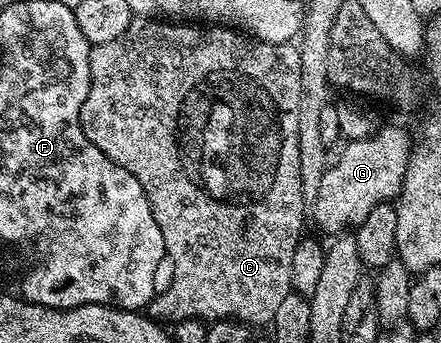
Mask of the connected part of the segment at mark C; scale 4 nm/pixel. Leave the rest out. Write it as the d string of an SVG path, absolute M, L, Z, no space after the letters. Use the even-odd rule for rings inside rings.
M135 16L130 22L130 26L124 31L124 35L120 35L116 39L112 39L108 43L100 43L99 45L90 46L90 58L88 59L88 67L90 68L90 86L88 87L88 95L84 98L84 107L80 107L80 123L82 124L84 135L92 142L107 159L112 163L118 164L126 171L130 171L132 175L139 180L142 185L147 201L150 205L150 211L154 215L154 220L162 239L164 239L164 247L166 248L165 256L172 259L172 264L176 267L176 275L172 275L172 289L164 291L160 295L154 296L148 306L149 316L153 317L155 321L164 323L170 317L170 309L174 309L174 305L178 305L178 309L190 309L190 313L196 314L196 319L207 323L215 321L240 321L244 325L257 327L257 325L264 325L264 327L271 324L271 318L274 318L276 311L279 310L281 299L287 296L292 291L292 255L296 255L296 247L299 241L304 236L302 230L302 220L307 220L308 217L308 203L302 198L301 193L301 179L300 179L300 148L297 147L297 115L299 114L300 102L300 55L299 46L294 43L287 43L285 45L270 45L266 41L255 41L246 35L239 35L233 29L227 29L225 26L211 26L199 25L196 23L171 23L166 19L155 19L152 17ZM166 301L170 301L170 309L158 309L158 305L166 305Z

